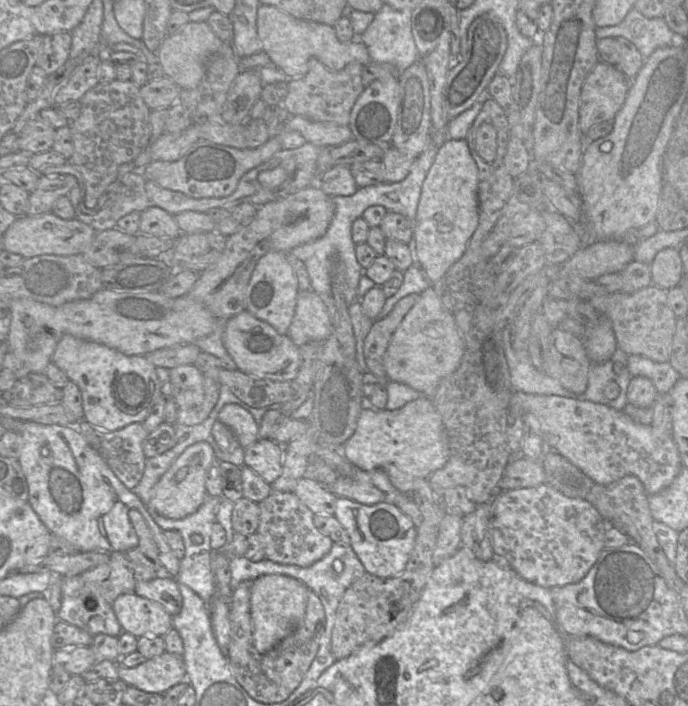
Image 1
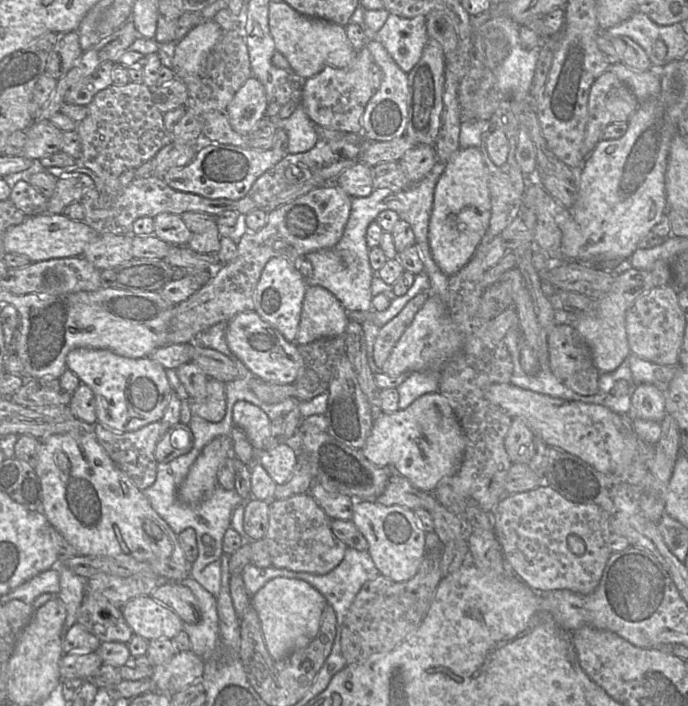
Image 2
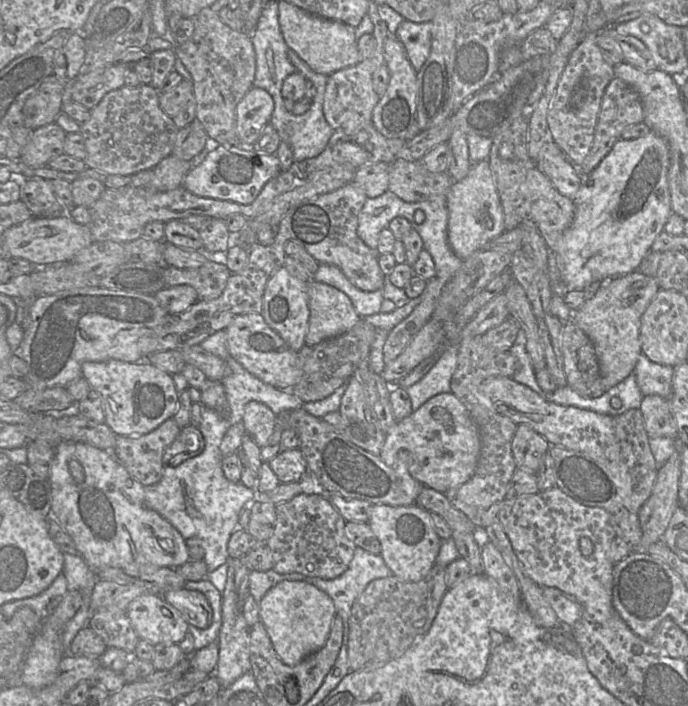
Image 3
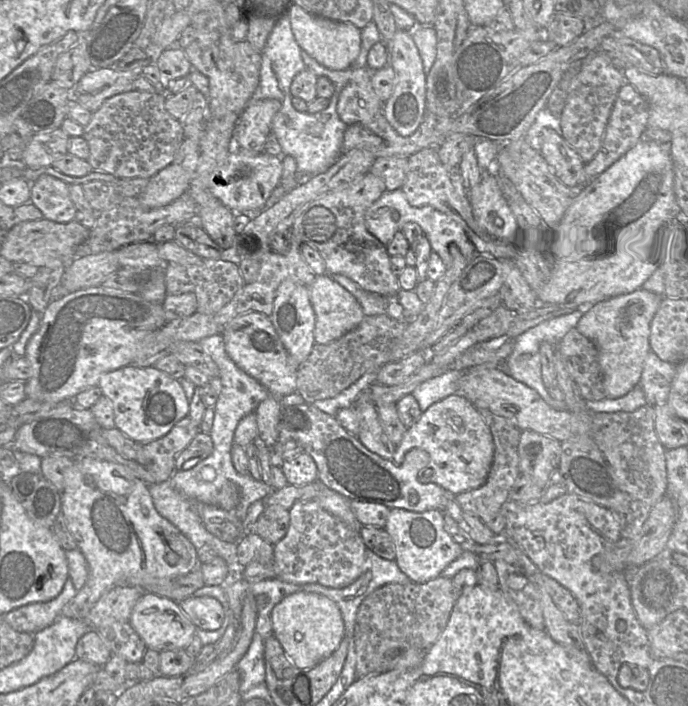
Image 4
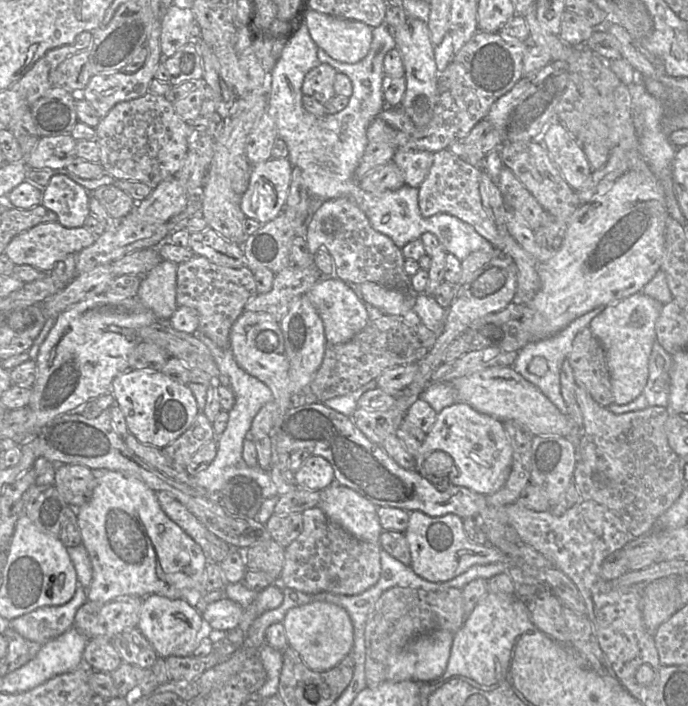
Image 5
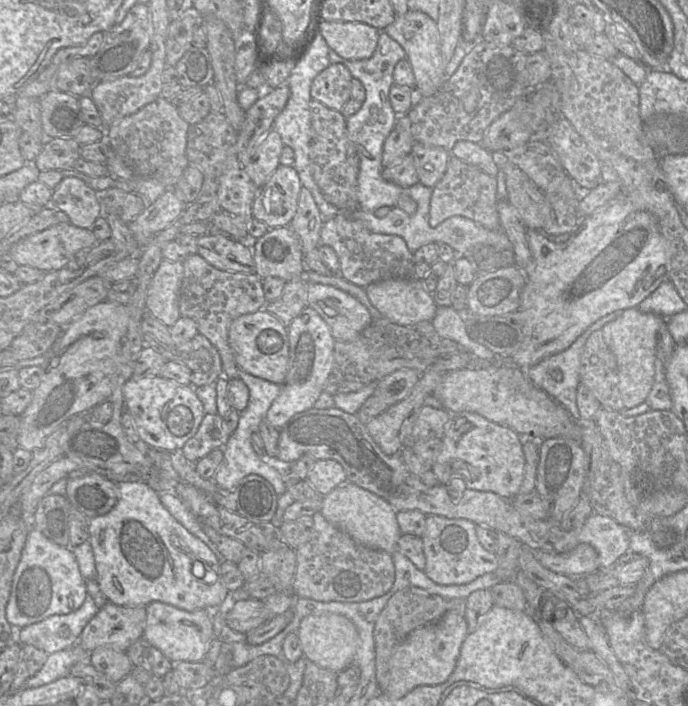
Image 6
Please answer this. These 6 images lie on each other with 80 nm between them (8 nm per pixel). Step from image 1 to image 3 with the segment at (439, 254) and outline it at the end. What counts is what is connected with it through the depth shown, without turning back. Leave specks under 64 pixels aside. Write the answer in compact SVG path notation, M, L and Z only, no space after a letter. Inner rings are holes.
M488 159L473 163L463 179L453 182L446 207L448 211L448 243L462 260L466 260L475 251L484 247L489 240L506 231L503 207Z

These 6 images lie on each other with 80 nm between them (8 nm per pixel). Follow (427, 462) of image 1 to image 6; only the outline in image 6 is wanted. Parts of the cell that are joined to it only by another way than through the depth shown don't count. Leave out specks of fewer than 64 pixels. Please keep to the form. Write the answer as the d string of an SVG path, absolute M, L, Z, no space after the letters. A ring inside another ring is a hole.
M464 412L452 414L451 419L446 425L446 429L440 438L428 439L423 442L433 442L440 440L442 443L440 453L440 463L433 465L433 471L439 478L440 483L449 483L454 479L463 480L467 489L492 492L504 498L517 496L523 481L525 469L525 457L522 449L521 437L514 430L492 422L485 417L472 413Z

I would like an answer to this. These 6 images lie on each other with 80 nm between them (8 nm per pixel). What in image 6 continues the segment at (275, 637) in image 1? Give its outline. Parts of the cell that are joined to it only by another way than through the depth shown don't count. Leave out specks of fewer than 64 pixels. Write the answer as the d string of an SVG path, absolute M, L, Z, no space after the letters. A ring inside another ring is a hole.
M322 613L305 616L297 630L303 656L320 668L341 671L350 665L359 647L359 633L355 624L343 615Z

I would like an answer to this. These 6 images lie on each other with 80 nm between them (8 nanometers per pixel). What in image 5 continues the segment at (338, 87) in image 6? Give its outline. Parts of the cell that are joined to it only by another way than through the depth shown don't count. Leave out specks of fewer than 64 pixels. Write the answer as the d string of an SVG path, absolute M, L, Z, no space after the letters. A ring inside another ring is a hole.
M321 64L311 69L303 81L303 94L316 99L322 105L326 105L337 96L334 82L338 73L329 64Z

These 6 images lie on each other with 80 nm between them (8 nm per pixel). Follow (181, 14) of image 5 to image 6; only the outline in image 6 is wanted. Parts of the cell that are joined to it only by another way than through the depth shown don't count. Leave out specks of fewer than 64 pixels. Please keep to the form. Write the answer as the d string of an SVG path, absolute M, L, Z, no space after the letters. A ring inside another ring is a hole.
M194 7L187 10L178 19L171 20L166 38L166 65L174 67L182 56L193 46L195 27L202 22L203 17Z

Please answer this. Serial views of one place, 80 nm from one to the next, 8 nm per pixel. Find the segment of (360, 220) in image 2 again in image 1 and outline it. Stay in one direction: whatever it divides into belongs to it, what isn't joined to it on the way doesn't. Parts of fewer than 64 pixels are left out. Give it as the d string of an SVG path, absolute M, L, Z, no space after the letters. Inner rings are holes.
M431 143L423 152L415 157L408 175L399 182L381 183L372 186L359 187L349 196L333 197L335 204L334 216L329 224L327 232L321 238L302 244L294 248L290 255L300 259L306 266L310 276L311 289L326 301L335 334L336 309L332 300L332 291L337 290L347 304L353 304L360 300L358 287L364 268L356 258L356 243L352 239L353 222L362 217L363 212L370 206L382 206L388 211L402 214L410 222L416 216L418 184L426 178L431 168L437 147Z

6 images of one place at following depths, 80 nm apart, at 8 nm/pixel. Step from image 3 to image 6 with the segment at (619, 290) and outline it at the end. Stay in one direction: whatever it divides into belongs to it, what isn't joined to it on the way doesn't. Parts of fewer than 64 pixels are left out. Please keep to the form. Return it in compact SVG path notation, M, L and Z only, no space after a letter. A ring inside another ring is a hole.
M629 308L620 312L619 316L601 328L605 343L615 354L619 371L619 391L625 408L636 407L647 400L654 383L655 361L659 331L665 325L665 319L654 313L644 313L639 308Z

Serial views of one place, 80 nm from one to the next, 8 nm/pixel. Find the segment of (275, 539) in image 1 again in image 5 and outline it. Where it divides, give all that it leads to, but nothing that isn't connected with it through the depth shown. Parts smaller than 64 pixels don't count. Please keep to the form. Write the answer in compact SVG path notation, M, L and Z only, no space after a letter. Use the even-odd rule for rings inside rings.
M317 506L300 513L303 529L300 535L284 548L284 565L277 584L306 594L329 592L340 595L356 595L373 587L381 577L381 548L357 539L333 523Z

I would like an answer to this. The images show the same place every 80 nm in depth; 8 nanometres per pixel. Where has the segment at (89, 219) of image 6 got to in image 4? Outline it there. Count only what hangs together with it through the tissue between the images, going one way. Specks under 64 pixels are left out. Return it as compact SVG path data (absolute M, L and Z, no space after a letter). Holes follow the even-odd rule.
M42 175L31 183L30 202L43 214L43 218L57 223L75 219L77 209L70 198L69 183L51 175Z

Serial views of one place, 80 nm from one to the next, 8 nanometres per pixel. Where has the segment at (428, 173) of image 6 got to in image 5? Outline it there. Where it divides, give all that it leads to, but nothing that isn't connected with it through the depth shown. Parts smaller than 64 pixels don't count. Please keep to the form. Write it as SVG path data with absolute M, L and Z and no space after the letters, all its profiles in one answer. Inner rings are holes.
M398 149L392 162L401 169L405 185L417 188L430 171L433 164L433 152Z

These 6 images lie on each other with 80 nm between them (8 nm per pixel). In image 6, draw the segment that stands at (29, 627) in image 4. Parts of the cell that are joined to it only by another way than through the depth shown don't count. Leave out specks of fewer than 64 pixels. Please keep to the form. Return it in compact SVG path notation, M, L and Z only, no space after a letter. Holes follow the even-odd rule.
M88 594L81 607L69 614L52 615L41 622L20 629L13 625L11 625L11 628L17 632L17 641L20 641L20 644L32 645L47 654L52 654L76 645L79 642L84 627L96 615L98 610L99 607Z

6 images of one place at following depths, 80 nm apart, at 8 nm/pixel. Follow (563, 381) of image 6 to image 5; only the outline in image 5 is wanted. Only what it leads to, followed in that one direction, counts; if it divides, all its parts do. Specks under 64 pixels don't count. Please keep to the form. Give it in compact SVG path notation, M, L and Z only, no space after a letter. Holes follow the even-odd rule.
M596 308L583 316L575 319L558 334L538 341L527 343L517 352L517 357L512 368L523 378L537 387L562 414L569 415L567 405L561 394L560 373L562 366L571 352L575 336L584 328L588 328L591 320L596 317L603 308Z

